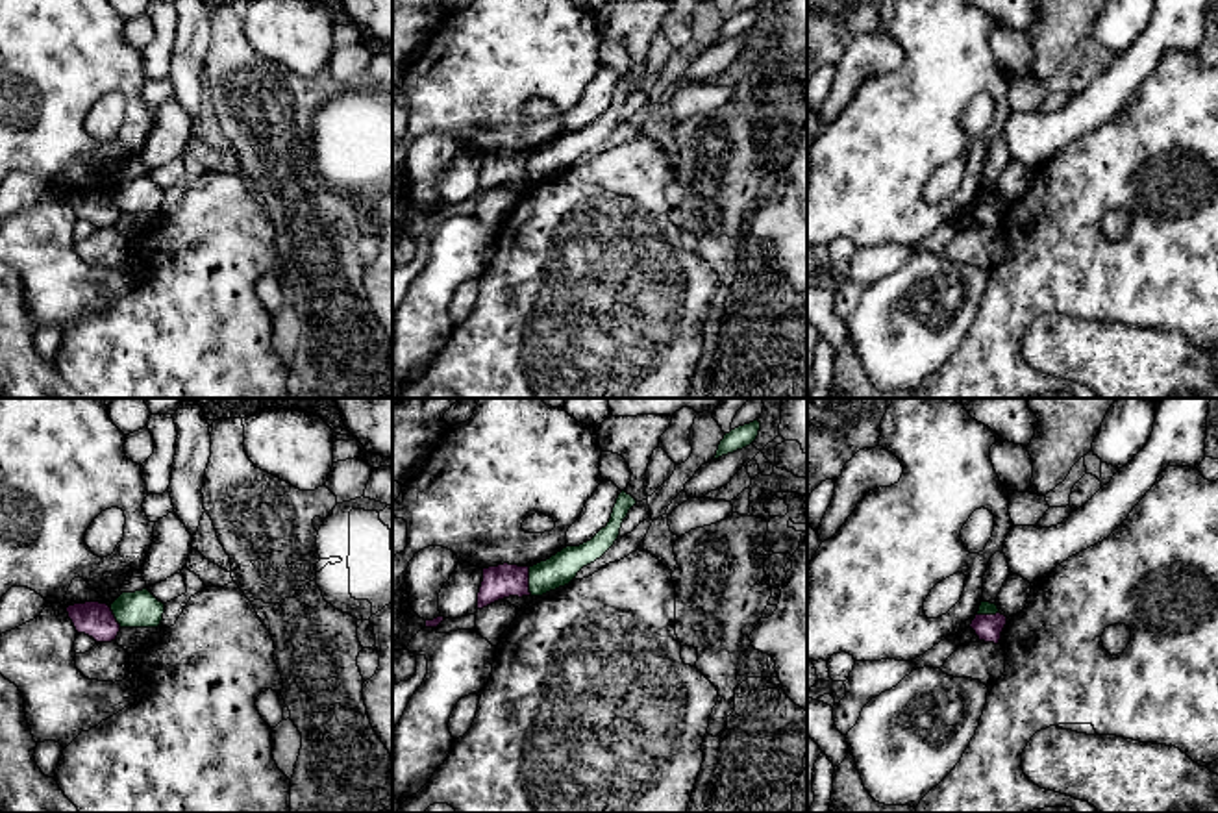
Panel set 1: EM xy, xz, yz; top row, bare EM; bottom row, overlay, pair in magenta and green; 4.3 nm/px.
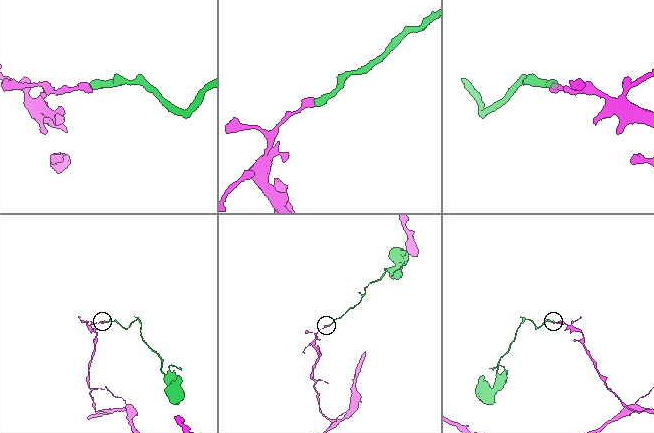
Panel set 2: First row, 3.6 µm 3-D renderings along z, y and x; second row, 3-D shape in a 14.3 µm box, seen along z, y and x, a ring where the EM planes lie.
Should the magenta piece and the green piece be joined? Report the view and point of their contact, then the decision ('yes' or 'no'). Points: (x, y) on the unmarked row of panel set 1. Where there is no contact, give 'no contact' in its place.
xz (528, 165) | no

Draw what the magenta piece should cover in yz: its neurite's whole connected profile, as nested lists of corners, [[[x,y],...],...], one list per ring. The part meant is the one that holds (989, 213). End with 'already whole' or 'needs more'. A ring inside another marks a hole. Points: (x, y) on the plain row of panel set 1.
[[[1001,198],[996,200],[976,200],[970,213],[976,217],[979,226],[998,230],[1001,224],[1001,217],[1007,209],[1007,202]]]; already whole

